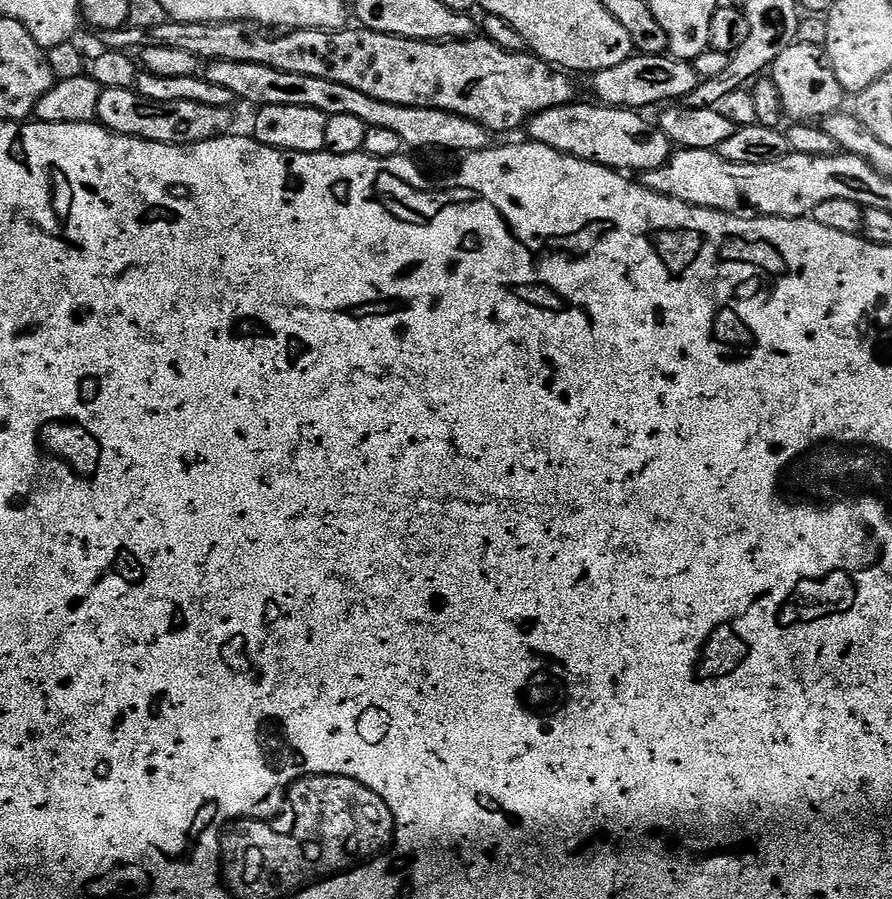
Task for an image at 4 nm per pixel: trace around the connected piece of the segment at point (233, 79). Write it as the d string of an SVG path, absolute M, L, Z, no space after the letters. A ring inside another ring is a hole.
M213 60L205 68L208 69L205 72L203 69L203 79L214 86L222 86L222 90L230 90L237 101L245 100L246 103L256 104L260 108L310 106L310 110L322 110L322 114L329 117L350 114L350 118L362 118L362 122L369 128L394 130L394 134L398 134L398 138L402 138L409 149L445 148L448 152L467 154L480 152L490 144L488 129L470 118L437 108L415 108L378 102L378 98L370 98L370 94L362 94L362 90L350 90L350 86L342 86L342 82L330 82L330 78L310 78L310 74L294 74L254 62Z

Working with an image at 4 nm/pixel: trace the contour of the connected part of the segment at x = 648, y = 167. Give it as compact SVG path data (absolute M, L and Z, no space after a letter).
M573 102L551 108L533 116L526 125L531 139L554 150L589 160L607 168L632 172L651 173L668 163L674 145L655 123L643 120L639 111L631 108L610 108L599 102L580 104Z

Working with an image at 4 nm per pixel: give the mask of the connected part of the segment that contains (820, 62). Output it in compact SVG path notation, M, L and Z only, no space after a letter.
M791 44L772 63L770 77L777 84L781 95L783 115L792 122L820 122L824 117L841 111L845 107L846 93L838 74L825 59L826 52L818 45Z

